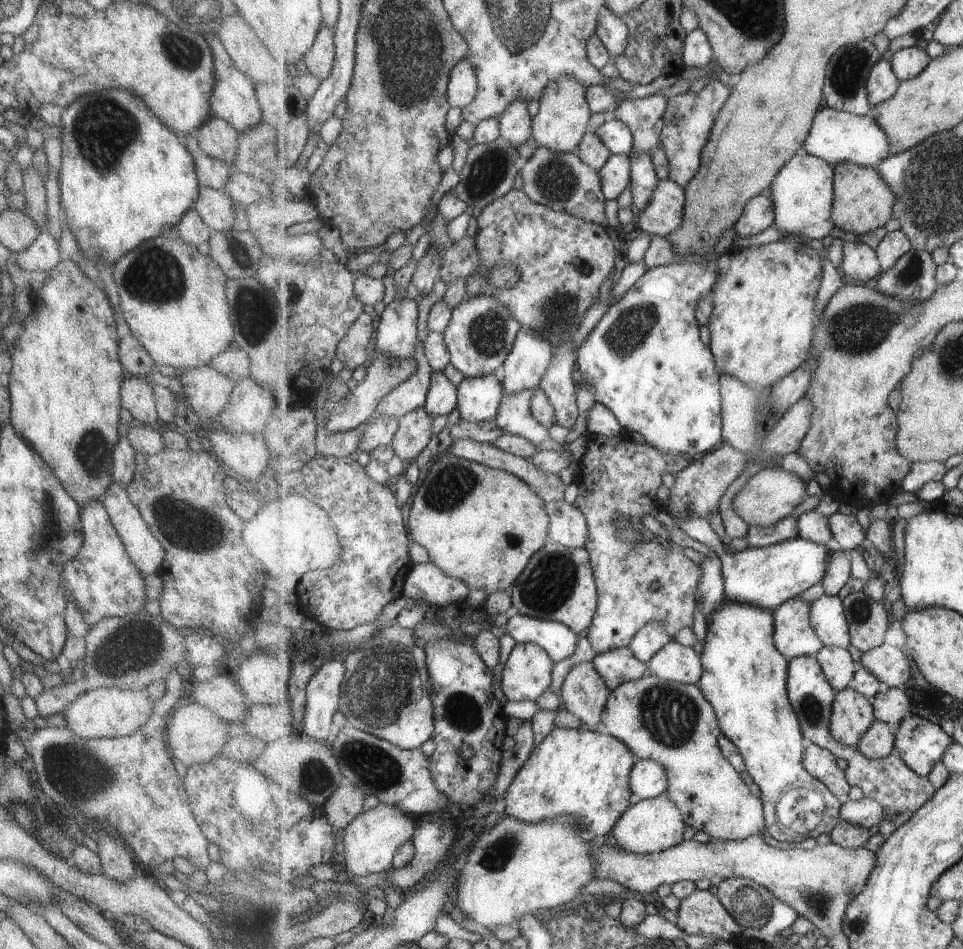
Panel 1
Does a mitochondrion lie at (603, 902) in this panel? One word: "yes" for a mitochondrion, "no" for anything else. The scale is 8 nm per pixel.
no

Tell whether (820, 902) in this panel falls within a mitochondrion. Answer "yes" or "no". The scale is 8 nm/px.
yes

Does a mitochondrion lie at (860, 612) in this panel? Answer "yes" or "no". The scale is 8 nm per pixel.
yes

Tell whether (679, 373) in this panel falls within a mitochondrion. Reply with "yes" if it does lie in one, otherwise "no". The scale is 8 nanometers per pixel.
no

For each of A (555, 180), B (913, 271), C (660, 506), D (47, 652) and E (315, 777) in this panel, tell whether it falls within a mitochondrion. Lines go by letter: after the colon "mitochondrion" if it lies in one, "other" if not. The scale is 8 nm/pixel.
A: mitochondrion
B: mitochondrion
C: other
D: other
E: mitochondrion

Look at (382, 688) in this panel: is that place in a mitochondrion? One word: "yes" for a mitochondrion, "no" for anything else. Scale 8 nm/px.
yes

